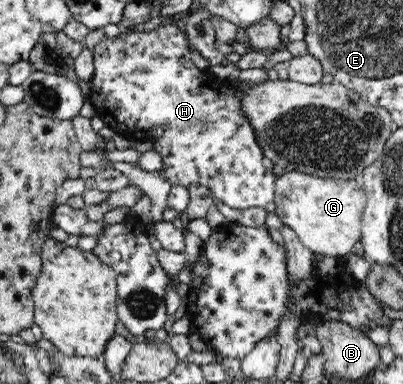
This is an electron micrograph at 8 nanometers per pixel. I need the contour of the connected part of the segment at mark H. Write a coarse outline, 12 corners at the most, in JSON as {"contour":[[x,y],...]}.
{"contour":[[175,24],[98,43],[90,104],[233,209],[277,175]]}

